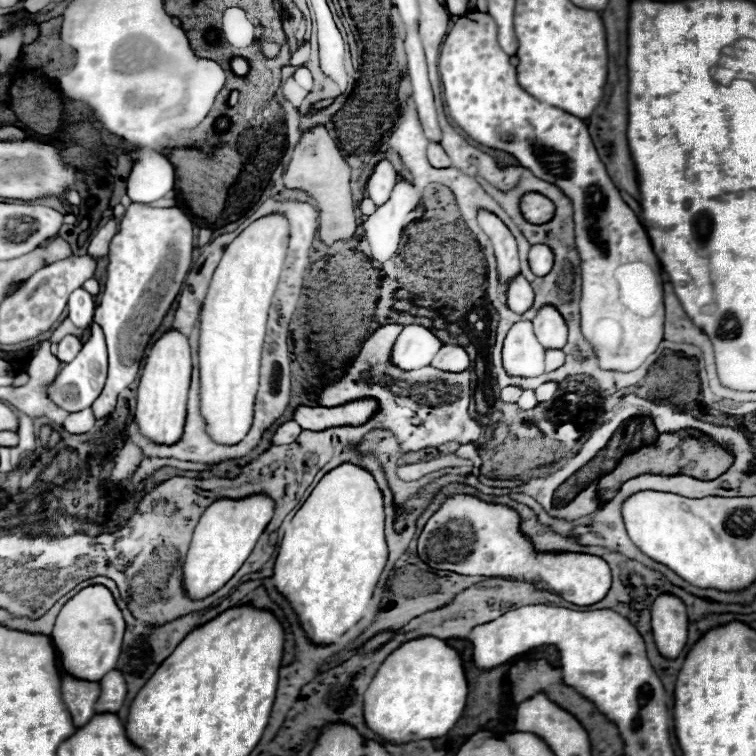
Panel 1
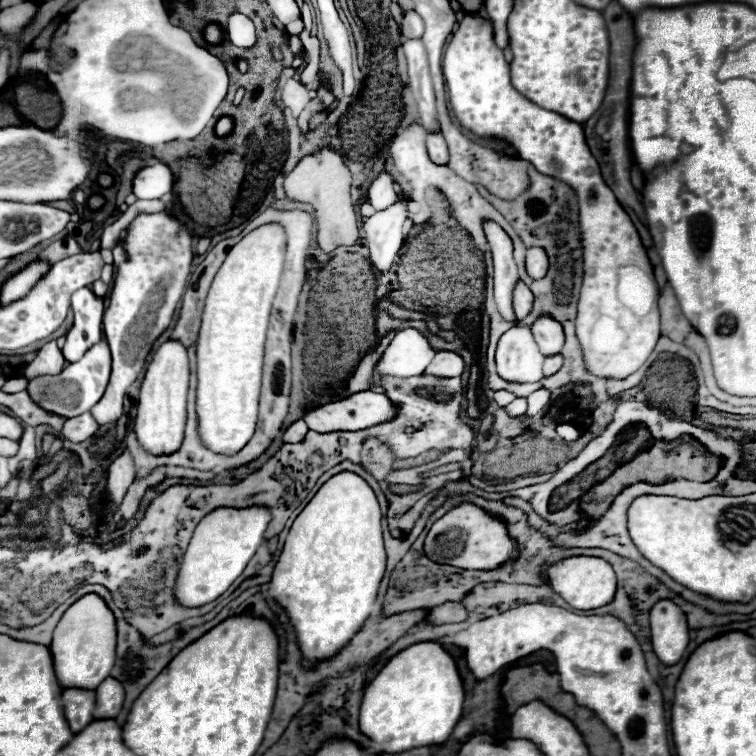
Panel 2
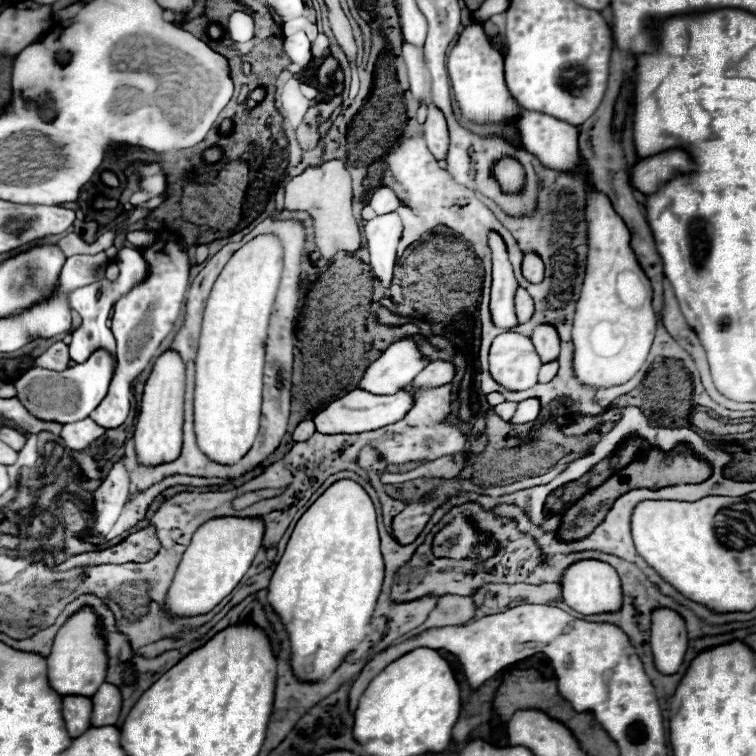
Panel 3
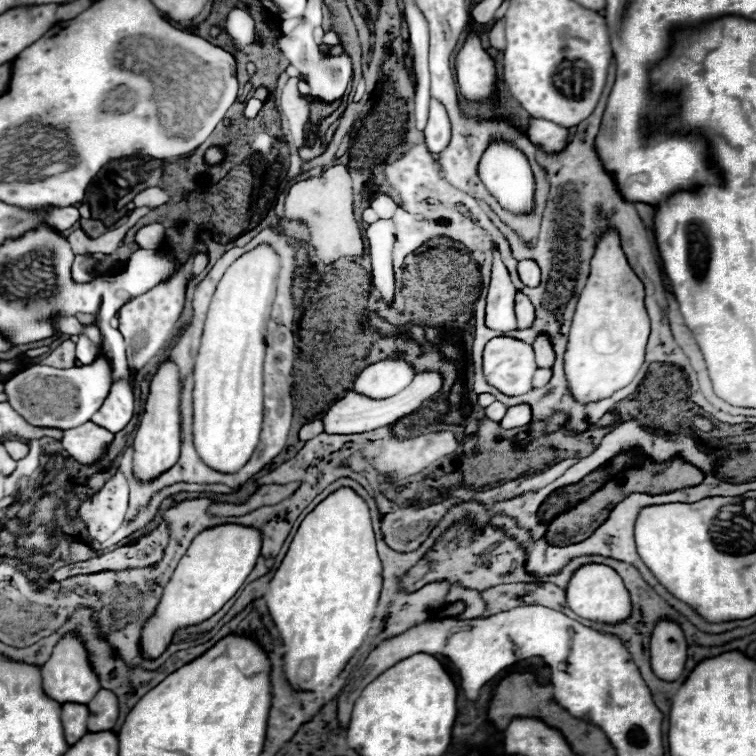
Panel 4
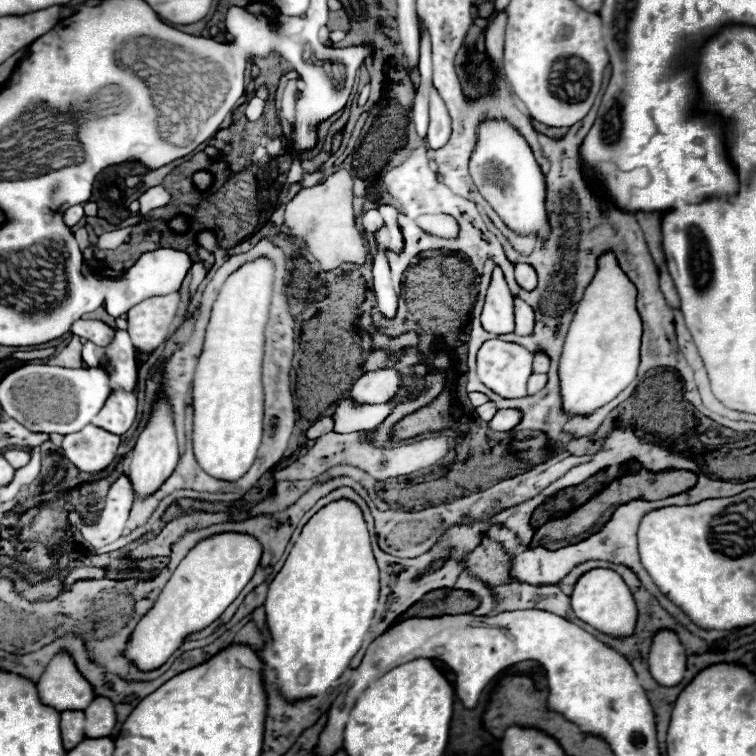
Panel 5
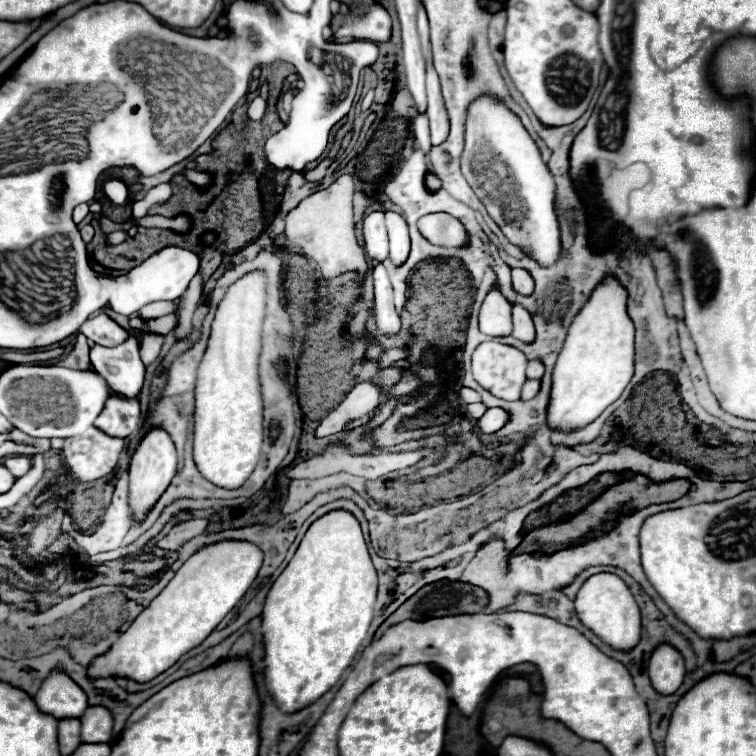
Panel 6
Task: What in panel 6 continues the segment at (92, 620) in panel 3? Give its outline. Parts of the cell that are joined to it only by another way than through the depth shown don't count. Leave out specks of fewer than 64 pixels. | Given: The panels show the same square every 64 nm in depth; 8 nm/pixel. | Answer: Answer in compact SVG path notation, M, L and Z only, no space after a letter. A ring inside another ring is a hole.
M62 670L48 674L34 700L42 712L52 714L58 720L70 716L78 718L88 708L86 692Z

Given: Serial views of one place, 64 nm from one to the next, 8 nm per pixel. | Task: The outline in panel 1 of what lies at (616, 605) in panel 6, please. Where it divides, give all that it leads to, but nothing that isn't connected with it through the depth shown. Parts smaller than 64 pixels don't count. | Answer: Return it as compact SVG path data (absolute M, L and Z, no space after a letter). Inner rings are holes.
M452 494L440 508L428 518L418 538L418 558L434 570L448 570L462 576L486 576L486 578L516 578L530 582L536 588L544 588L552 594L564 596L564 600L588 606L606 596L612 584L610 568L598 556L572 554L572 552L536 552L532 542L520 530L520 514L506 504L484 502L470 494ZM448 520L462 520L474 528L474 538L450 538L448 542L434 542L430 534L444 526Z

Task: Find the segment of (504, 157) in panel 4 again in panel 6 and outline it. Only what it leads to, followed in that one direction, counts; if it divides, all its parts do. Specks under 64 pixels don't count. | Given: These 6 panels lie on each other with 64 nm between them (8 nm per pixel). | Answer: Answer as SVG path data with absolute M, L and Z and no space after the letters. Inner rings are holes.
M480 98L470 106L466 130L462 172L468 184L514 244L522 246L540 264L554 264L560 252L558 220L554 214L556 188L538 146L518 116L490 98Z

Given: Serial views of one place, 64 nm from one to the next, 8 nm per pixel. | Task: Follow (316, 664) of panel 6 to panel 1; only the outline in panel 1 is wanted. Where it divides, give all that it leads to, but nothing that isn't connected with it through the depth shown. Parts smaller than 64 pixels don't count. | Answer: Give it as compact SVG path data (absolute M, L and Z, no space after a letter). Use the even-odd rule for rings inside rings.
M352 462L332 468L290 520L274 564L274 586L282 592L314 642L338 640L356 624L386 566L384 496L374 476Z

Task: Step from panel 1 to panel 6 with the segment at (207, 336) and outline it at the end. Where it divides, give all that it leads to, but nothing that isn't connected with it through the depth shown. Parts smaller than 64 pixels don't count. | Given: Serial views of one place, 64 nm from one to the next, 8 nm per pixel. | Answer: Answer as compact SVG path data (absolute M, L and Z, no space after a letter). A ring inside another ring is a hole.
M254 270L228 286L210 326L210 340L198 364L194 388L194 462L204 478L222 488L240 488L258 464L262 448L262 388L258 358L262 350L262 324L266 316L266 272Z

